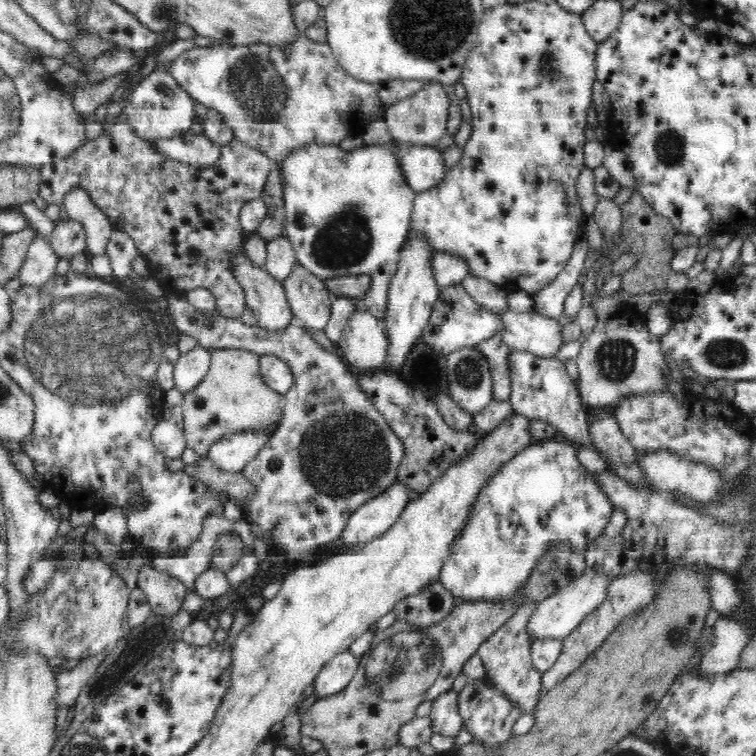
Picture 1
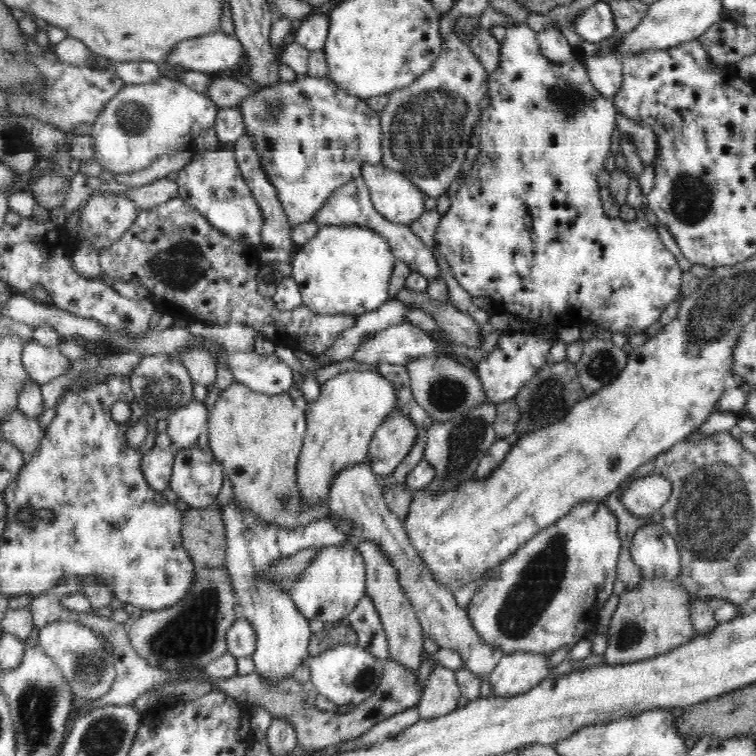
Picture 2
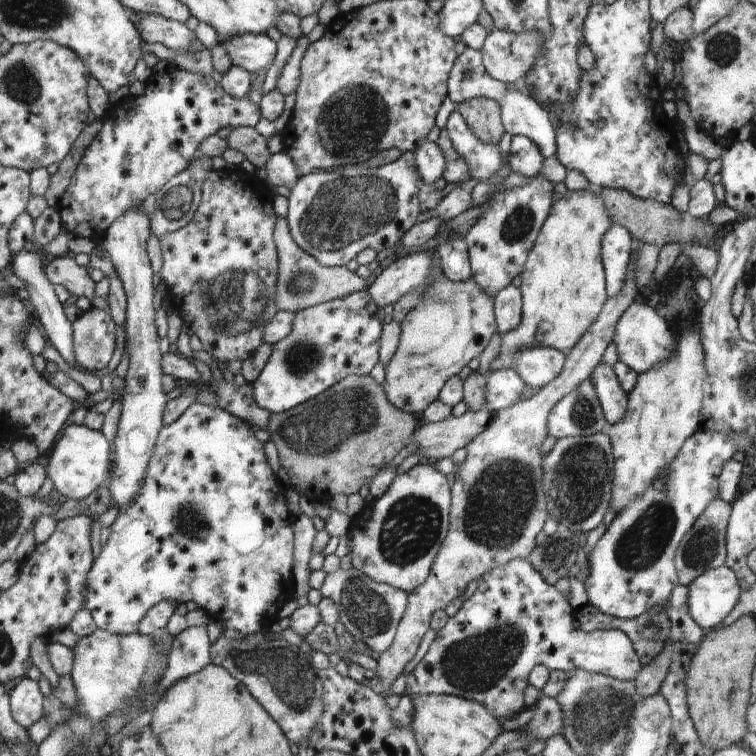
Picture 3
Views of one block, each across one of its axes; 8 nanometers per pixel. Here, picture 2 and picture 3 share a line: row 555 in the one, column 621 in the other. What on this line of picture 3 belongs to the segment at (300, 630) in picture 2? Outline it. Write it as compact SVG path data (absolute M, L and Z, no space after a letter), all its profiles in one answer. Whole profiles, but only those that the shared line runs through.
M612 221L602 238L602 262L605 274L606 294L614 298L623 291L632 254L632 238L620 224Z

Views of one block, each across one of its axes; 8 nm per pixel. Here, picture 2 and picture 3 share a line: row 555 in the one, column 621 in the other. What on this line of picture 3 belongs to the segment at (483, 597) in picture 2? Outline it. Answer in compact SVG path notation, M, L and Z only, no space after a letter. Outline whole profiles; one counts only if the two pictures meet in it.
M695 432L692 440L684 444L684 452L672 461L672 468L659 475L643 495L616 514L606 532L594 546L587 557L590 561L590 574L584 584L588 600L600 612L619 619L632 619L641 616L652 606L664 606L671 592L679 585L674 554L682 536L694 526L696 518L706 510L712 500L719 497L719 476L723 472L724 463L730 462L738 450L735 440L726 432Z

